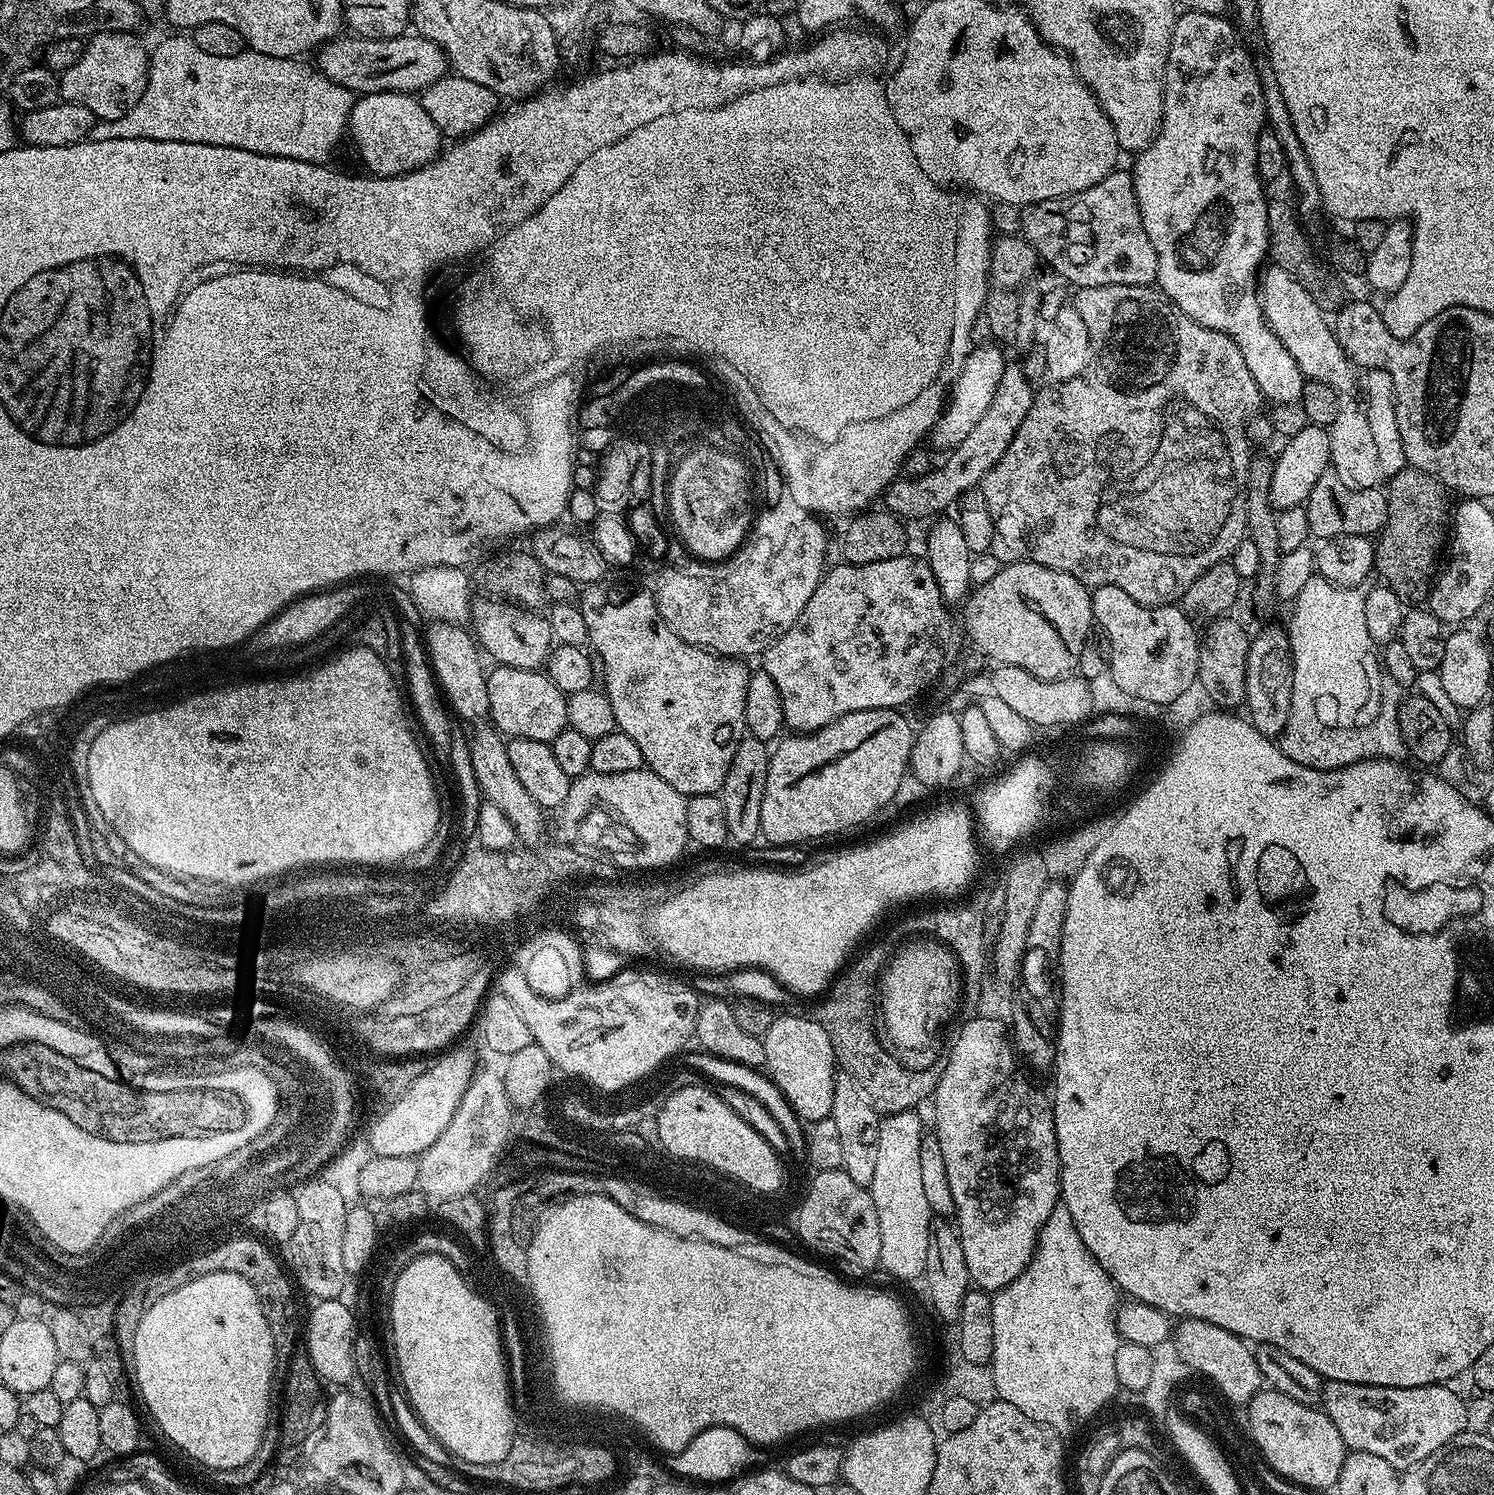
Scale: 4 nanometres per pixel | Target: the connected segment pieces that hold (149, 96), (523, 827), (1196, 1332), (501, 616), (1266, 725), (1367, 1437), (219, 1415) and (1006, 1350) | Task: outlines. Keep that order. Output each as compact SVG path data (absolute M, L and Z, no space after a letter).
M172 34L169 40L164 40L150 52L150 63L148 66L148 85L138 98L138 102L122 118L117 120L106 120L98 122L92 127L91 139L94 140L121 140L122 138L142 138L143 140L161 140L162 142L194 142L206 146L230 146L238 150L250 150L254 154L266 154L278 158L294 158L311 164L324 164L327 156L331 154L332 147L340 140L340 135L345 135L348 128L348 118L352 115L354 103L353 93L336 85L334 81L323 75L320 69L311 63L300 64L296 58L274 58L270 54L245 50L234 54L234 58L214 58L214 54L206 54L206 50L198 50L198 46L191 38L184 34Z
M482 726L473 727L476 729L470 732L468 736L470 766L474 766L476 788L478 792L484 795L483 799L485 801L498 806L510 818L510 824L514 826L517 837L525 845L535 845L532 843L544 832L545 813L542 811L540 804L534 802L534 798L530 798L526 786L522 786L522 782L518 782L518 776L514 774L514 766L510 766L510 754L508 753L505 737L491 726L478 727Z
M1195 1320L1193 1324L1184 1324L1184 1328L1180 1328L1178 1342L1180 1352L1184 1352L1184 1360L1188 1360L1188 1364L1193 1364L1196 1368L1204 1368L1211 1383L1224 1389L1232 1399L1245 1400L1248 1395L1256 1396L1261 1391L1262 1381L1255 1351L1239 1336L1230 1334L1230 1330L1222 1330L1222 1326Z
M495 598L473 599L470 604L470 625L474 639L485 653L496 659L497 665L506 668L539 669L554 647L550 622L543 615L523 606L509 604Z
M1282 627L1264 628L1253 635L1249 642L1249 653L1246 654L1245 672L1245 707L1249 708L1249 721L1263 736L1275 738L1278 734L1286 710L1288 695L1292 693L1292 647L1288 633Z
M1330 1380L1324 1386L1322 1410L1334 1422L1338 1434L1342 1434L1345 1449L1378 1454L1390 1466L1407 1470L1469 1427L1464 1403L1465 1397L1448 1388L1447 1383L1387 1388Z
M211 1272L205 1276L199 1276L197 1280L191 1280L188 1284L183 1284L180 1288L176 1288L173 1292L168 1292L162 1298L158 1298L158 1302L154 1302L154 1306L150 1306L150 1310L146 1310L146 1314L142 1314L142 1322L138 1322L138 1330L134 1334L134 1361L135 1369L134 1375L136 1375L136 1382L134 1378L134 1384L140 1387L140 1396L144 1399L144 1404L148 1407L150 1415L156 1419L158 1427L164 1431L164 1436L172 1444L177 1444L186 1455L192 1460L197 1460L200 1464L205 1464L205 1469L215 1470L217 1468L233 1468L234 1466L242 1466L242 1462L252 1457L252 1452L258 1450L258 1446L262 1442L264 1432L270 1426L270 1420L268 1420L268 1379L273 1379L276 1376L276 1369L272 1366L272 1351L269 1350L270 1338L266 1335L266 1329L264 1328L263 1320L256 1320L256 1296L250 1295L250 1289L248 1289L248 1283L244 1280L235 1280L229 1272Z
M1063 1206L1056 1207L1042 1226L1040 1237L1036 1240L1036 1249L1026 1270L1022 1270L1022 1274L1018 1274L1018 1278L1014 1278L1014 1282L1010 1282L992 1296L994 1350L990 1361L990 1379L996 1388L997 1397L1010 1402L1010 1406L1018 1406L1018 1410L1022 1410L1022 1414L1026 1414L1026 1418L1053 1430L1072 1428L1075 1424L1090 1419L1103 1404L1110 1403L1112 1395L1118 1392L1114 1374L1114 1354L1118 1354L1118 1346L1122 1342L1120 1332L1116 1329L1116 1309L1118 1307L1116 1296L1118 1297L1116 1283L1106 1274L1106 1270L1102 1270L1102 1266L1094 1258L1094 1254L1090 1254L1090 1250L1086 1250L1086 1242L1082 1242L1082 1234L1078 1234L1078 1226L1074 1226L1074 1218L1070 1218L1070 1210Z

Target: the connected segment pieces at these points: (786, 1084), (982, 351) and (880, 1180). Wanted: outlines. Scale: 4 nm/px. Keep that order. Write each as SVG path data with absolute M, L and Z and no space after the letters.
M777 1015L762 1039L766 1050L763 1063L766 1075L787 1098L797 1116L805 1122L830 1116L834 1103L838 1061L836 1051L832 1049L830 1034L826 1034L819 1019Z
M978 346L969 351L955 383L949 388L944 409L928 435L930 441L932 440L938 448L951 450L962 442L970 434L970 431L974 430L983 414L986 414L986 409L990 406L991 399L994 398L994 393L1006 367L1006 359L1004 360L1001 347L986 347L990 346Z
M919 1111L893 1112L885 1115L880 1121L878 1130L878 1163L875 1165L874 1178L870 1191L874 1198L874 1210L878 1210L878 1227L882 1230L882 1254L879 1267L885 1268L892 1276L900 1280L912 1280L923 1277L926 1266L926 1246L930 1246L932 1221L934 1214L930 1210L930 1202L926 1202L926 1194L922 1187L922 1173L920 1155L922 1138L926 1135L926 1128L920 1121Z

